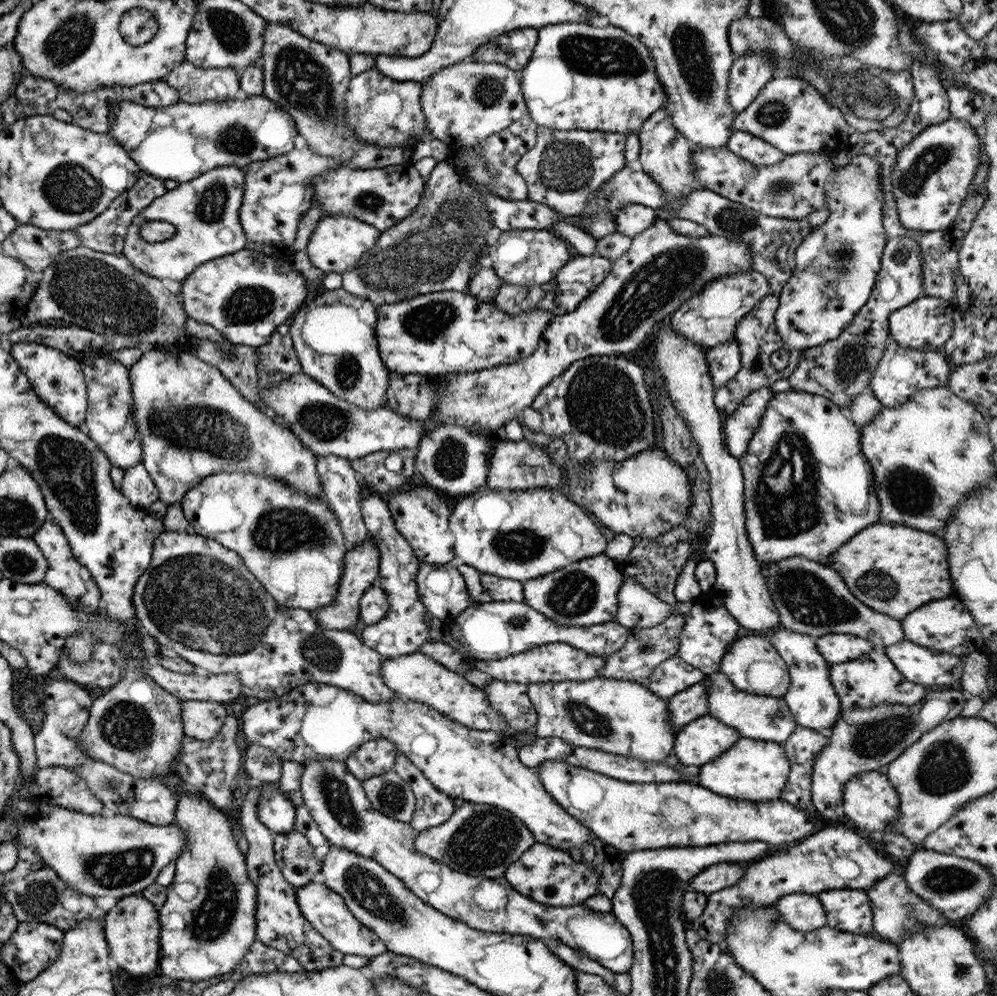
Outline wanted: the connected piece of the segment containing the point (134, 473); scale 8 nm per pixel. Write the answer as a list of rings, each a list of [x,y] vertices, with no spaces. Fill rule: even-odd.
[[[141,462],[123,470],[117,466],[111,466],[109,477],[115,490],[119,490],[122,496],[135,508],[151,507],[151,504],[158,500],[155,485]]]

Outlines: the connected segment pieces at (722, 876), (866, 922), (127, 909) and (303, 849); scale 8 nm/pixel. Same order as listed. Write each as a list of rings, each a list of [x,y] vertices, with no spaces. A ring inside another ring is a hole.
[[[715,864],[705,868],[688,881],[688,890],[711,895],[719,889],[732,886],[742,876],[744,865]]]
[[[827,890],[815,894],[825,912],[826,925],[854,935],[872,934],[872,913],[863,890]]]
[[[138,894],[124,896],[117,900],[105,914],[104,940],[108,946],[108,955],[115,967],[123,969],[134,980],[147,976],[151,972],[158,972],[159,966],[159,936],[160,924],[158,911],[153,904],[139,897]]]
[[[289,831],[275,835],[274,862],[283,879],[295,890],[310,884],[322,868],[322,859],[317,857],[303,834]]]

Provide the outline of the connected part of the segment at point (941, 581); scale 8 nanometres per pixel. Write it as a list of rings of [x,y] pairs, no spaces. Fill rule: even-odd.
[[[873,524],[857,532],[845,544],[841,544],[841,548],[837,548],[833,554],[827,556],[825,562],[829,568],[839,574],[847,590],[859,602],[866,604],[871,610],[882,612],[895,620],[901,620],[921,604],[952,596],[951,580],[949,580],[947,562],[945,562],[945,544],[937,536],[940,535],[919,532],[907,525]]]

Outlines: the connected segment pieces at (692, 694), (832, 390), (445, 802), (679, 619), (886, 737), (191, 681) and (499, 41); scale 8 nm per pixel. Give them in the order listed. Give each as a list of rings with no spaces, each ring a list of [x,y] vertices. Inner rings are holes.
[[[699,680],[667,699],[667,712],[669,712],[667,720],[669,720],[669,726],[675,728],[675,733],[684,724],[707,715],[707,711],[709,711],[706,702],[707,689],[709,689],[709,684]]]
[[[907,236],[891,237],[881,254],[881,268],[875,276],[875,284],[867,302],[855,312],[849,325],[839,336],[812,349],[802,349],[796,370],[787,378],[795,391],[826,397],[844,411],[850,399],[868,393],[867,387],[875,364],[887,343],[888,318],[891,312],[907,306],[922,292],[921,247]]]
[[[396,753],[391,770],[413,791],[415,810],[408,823],[416,834],[443,824],[453,814],[454,798],[436,789],[403,753]]]
[[[671,612],[671,615],[665,617],[663,621],[655,626],[628,629],[628,636],[623,647],[605,657],[605,664],[597,672],[597,677],[633,682],[646,679],[651,674],[654,666],[657,666],[663,660],[667,660],[669,656],[676,654],[683,623],[683,615]]]
[[[952,687],[942,691],[926,691],[919,702],[909,706],[881,703],[841,710],[831,728],[826,731],[827,744],[813,757],[810,797],[815,814],[839,824],[844,817],[841,791],[847,780],[857,773],[883,771],[887,764],[903,754],[909,744],[919,740],[927,730],[935,728],[950,717],[960,716],[965,696],[960,688]]]
[[[144,661],[141,667],[147,675],[179,700],[200,700],[229,705],[239,696],[239,677],[235,673],[211,674],[204,670],[195,673],[169,672],[150,661]]]
[[[515,28],[483,44],[477,44],[472,55],[477,62],[499,63],[519,72],[531,58],[536,40],[537,29]]]

